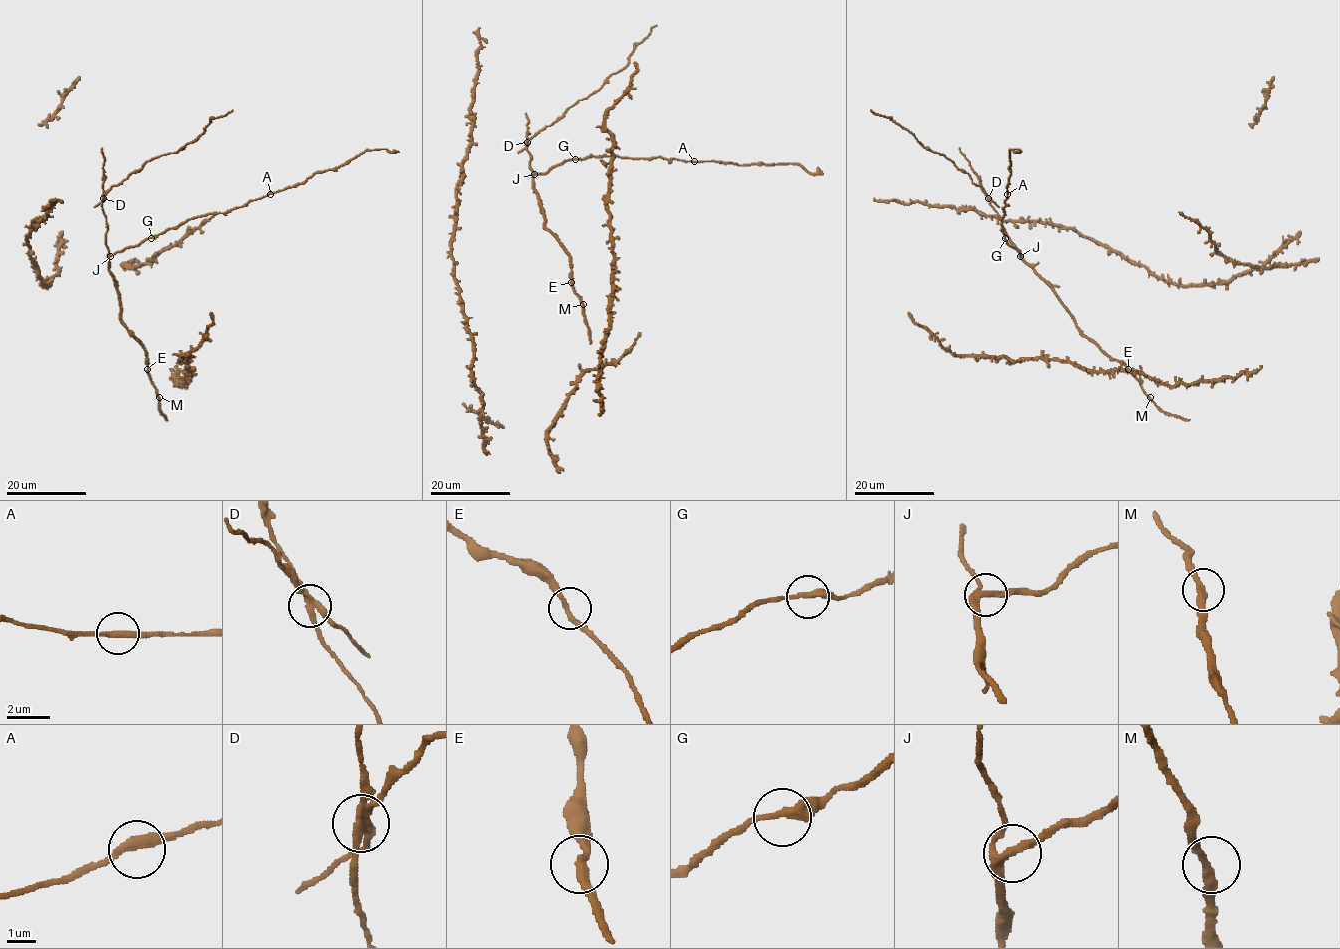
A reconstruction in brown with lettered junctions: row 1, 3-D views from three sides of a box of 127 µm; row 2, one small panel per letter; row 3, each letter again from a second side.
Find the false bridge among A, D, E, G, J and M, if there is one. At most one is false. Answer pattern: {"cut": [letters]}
{"cut": ["D"]}

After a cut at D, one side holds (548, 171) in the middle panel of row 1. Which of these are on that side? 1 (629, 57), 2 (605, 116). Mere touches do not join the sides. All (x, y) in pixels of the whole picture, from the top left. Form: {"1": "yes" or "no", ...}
{"1": "no", "2": "yes"}

